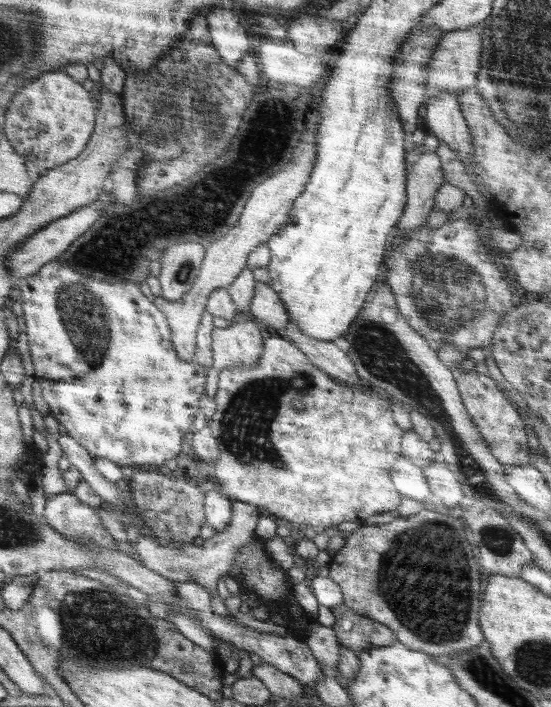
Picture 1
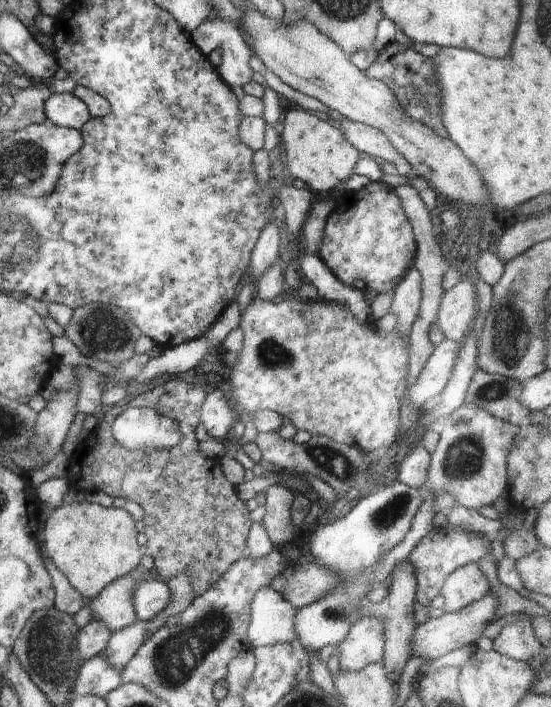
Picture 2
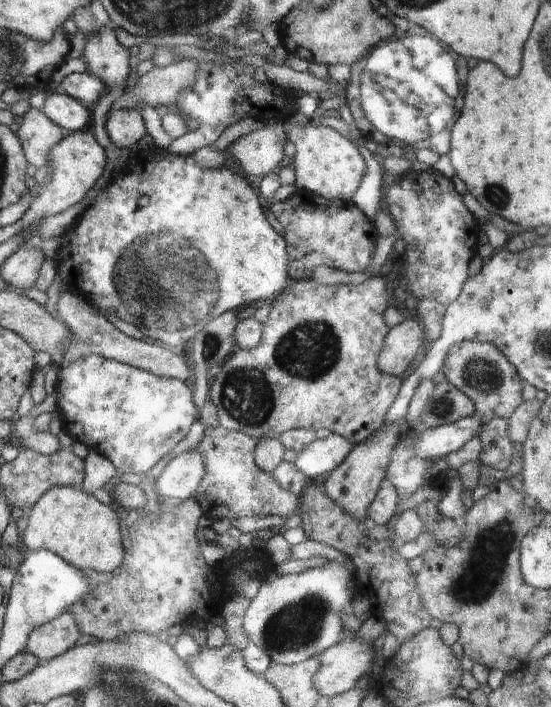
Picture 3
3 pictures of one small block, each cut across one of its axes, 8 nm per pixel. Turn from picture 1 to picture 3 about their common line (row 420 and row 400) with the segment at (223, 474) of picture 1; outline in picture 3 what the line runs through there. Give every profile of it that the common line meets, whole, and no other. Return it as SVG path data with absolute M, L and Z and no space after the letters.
M378 275L369 276L364 282L353 285L324 286L314 279L290 280L288 284L274 297L270 308L266 308L261 315L263 320L263 333L260 342L251 349L237 348L236 352L226 359L226 362L210 376L208 383L208 400L217 408L218 422L220 426L229 431L242 432L252 437L257 442L270 437L278 439L279 436L290 429L314 431L316 438L322 439L330 433L339 434L349 438L354 444L365 441L374 431L378 431L385 422L387 410L393 405L397 394L401 389L404 379L388 373L382 374L376 370L376 360L380 356L389 326L384 320L384 311L395 307L390 288L386 286L384 277Z

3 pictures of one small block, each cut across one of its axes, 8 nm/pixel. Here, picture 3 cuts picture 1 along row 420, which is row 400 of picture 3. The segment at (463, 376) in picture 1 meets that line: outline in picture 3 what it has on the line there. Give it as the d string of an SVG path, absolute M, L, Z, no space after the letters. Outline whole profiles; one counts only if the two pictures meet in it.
M457 342L450 347L441 370L450 384L472 399L475 404L472 418L482 424L492 421L493 418L509 419L515 408L524 401L521 393L524 380L520 378L516 367L492 343Z

